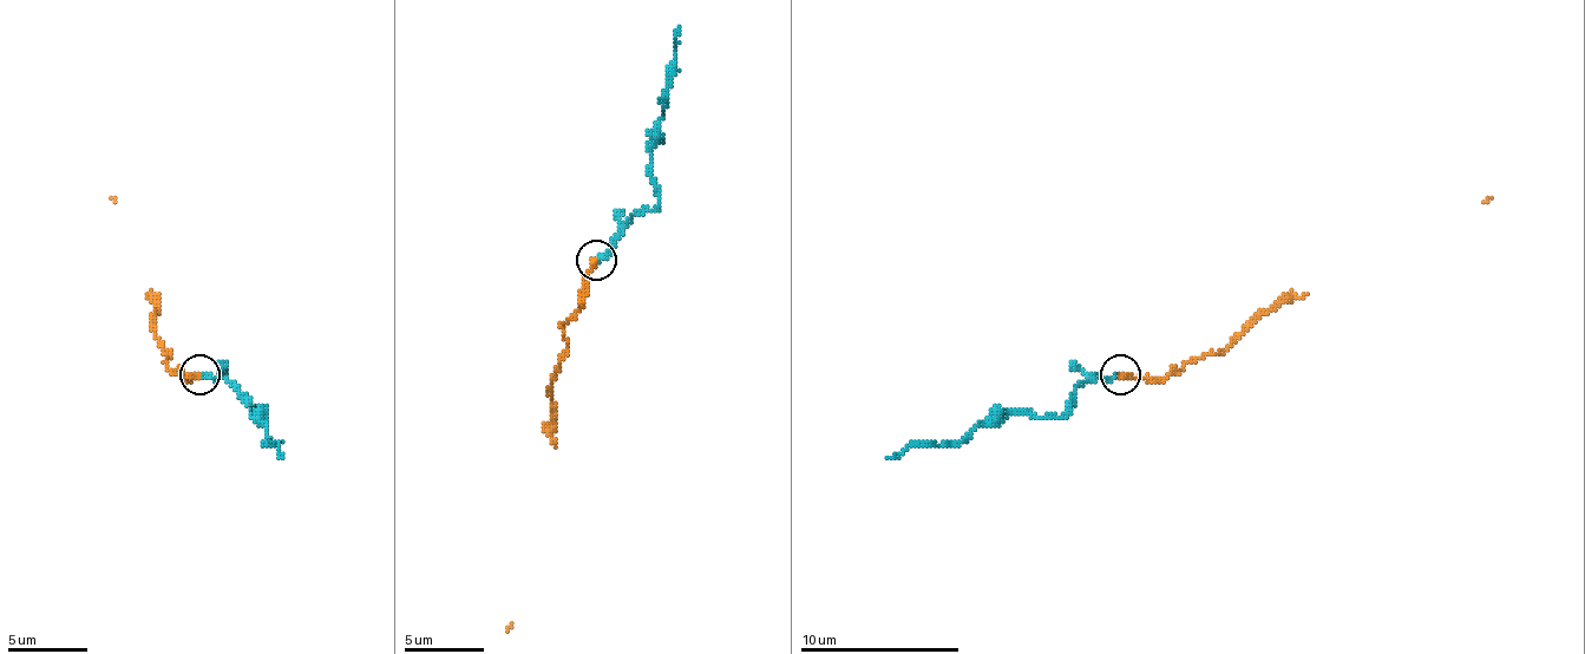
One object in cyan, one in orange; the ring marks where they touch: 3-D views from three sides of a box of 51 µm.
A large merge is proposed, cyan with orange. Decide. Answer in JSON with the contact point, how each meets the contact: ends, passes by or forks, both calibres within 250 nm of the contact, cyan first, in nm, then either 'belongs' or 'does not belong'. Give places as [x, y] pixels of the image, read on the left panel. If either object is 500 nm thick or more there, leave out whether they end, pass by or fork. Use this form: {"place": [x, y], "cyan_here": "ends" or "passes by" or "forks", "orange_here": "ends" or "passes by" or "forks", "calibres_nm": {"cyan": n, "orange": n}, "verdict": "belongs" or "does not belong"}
{"place": [200, 374], "cyan_here": "ends", "orange_here": "ends", "calibres_nm": {"cyan": 200, "orange": 220}, "verdict": "belongs"}

